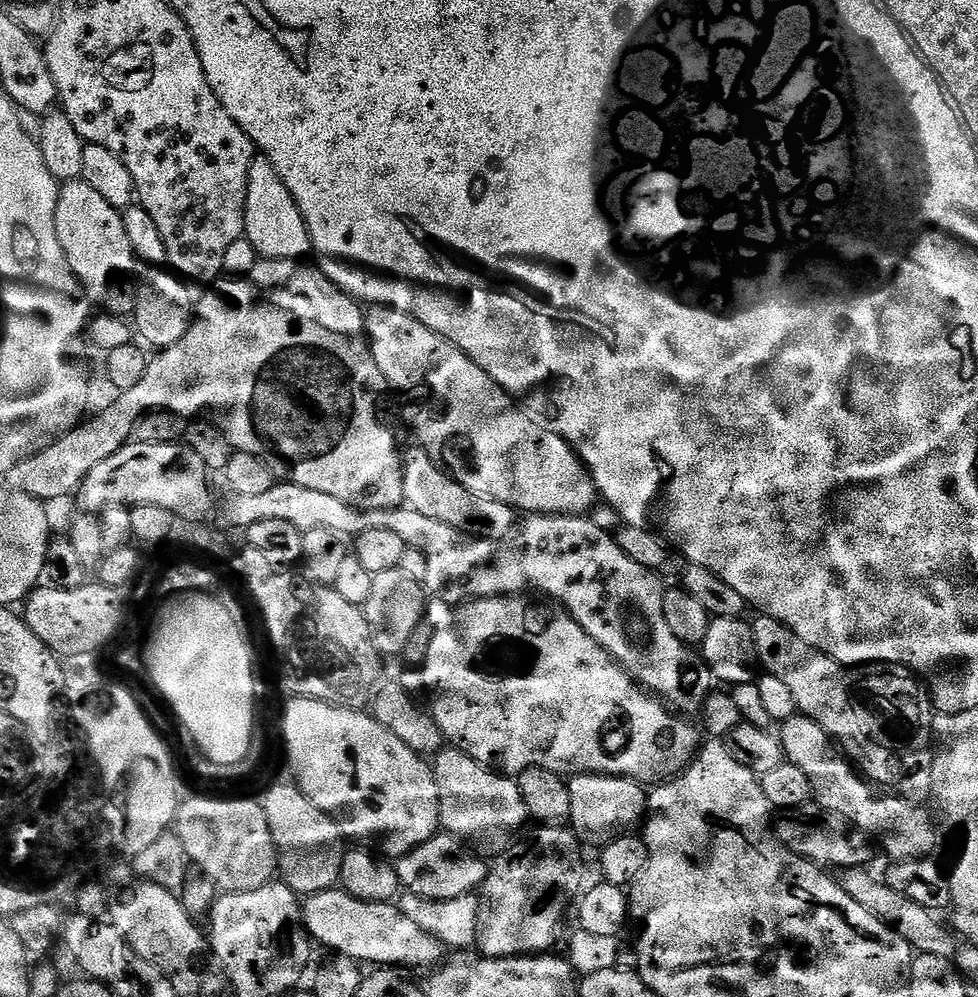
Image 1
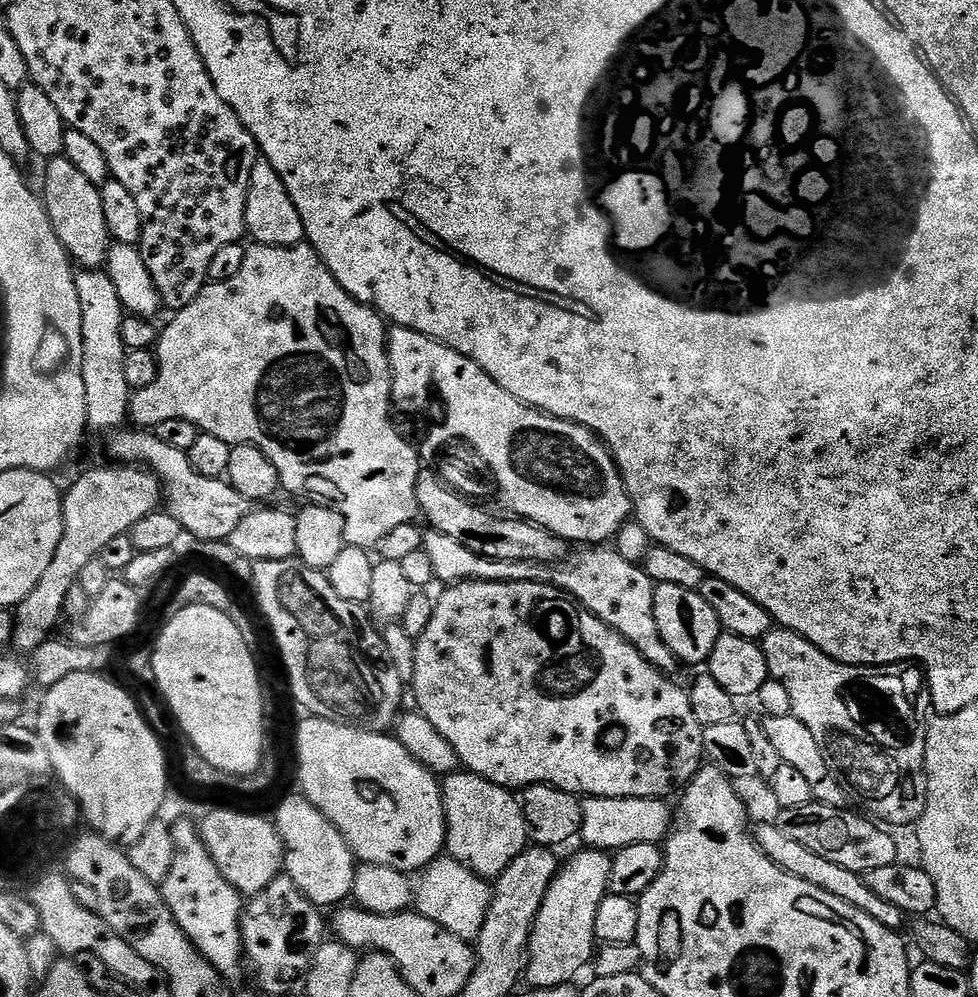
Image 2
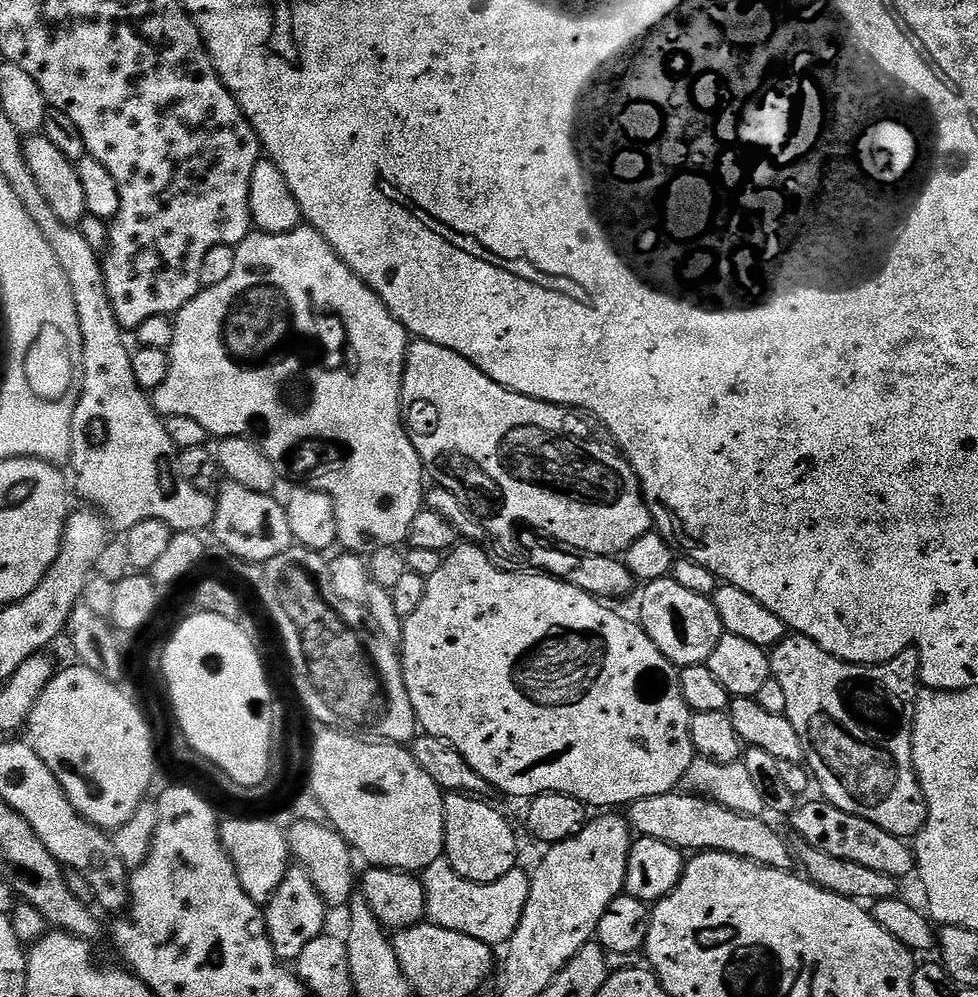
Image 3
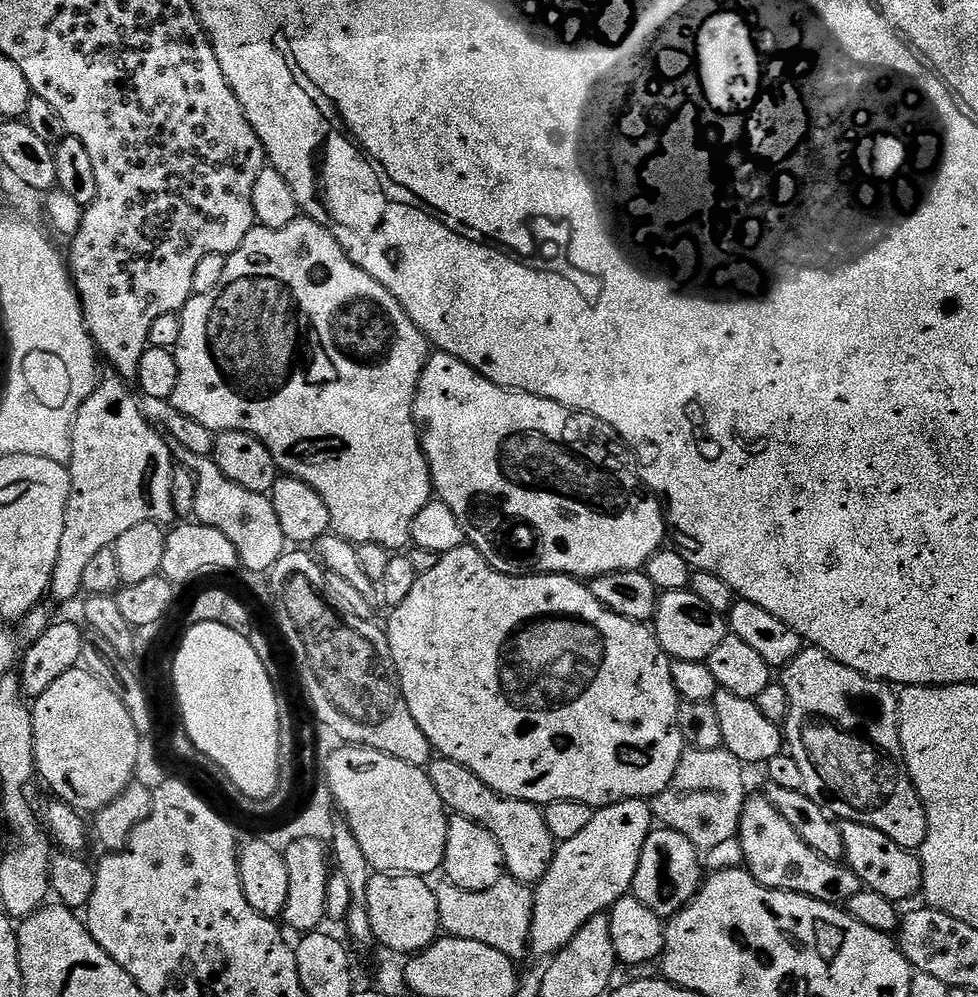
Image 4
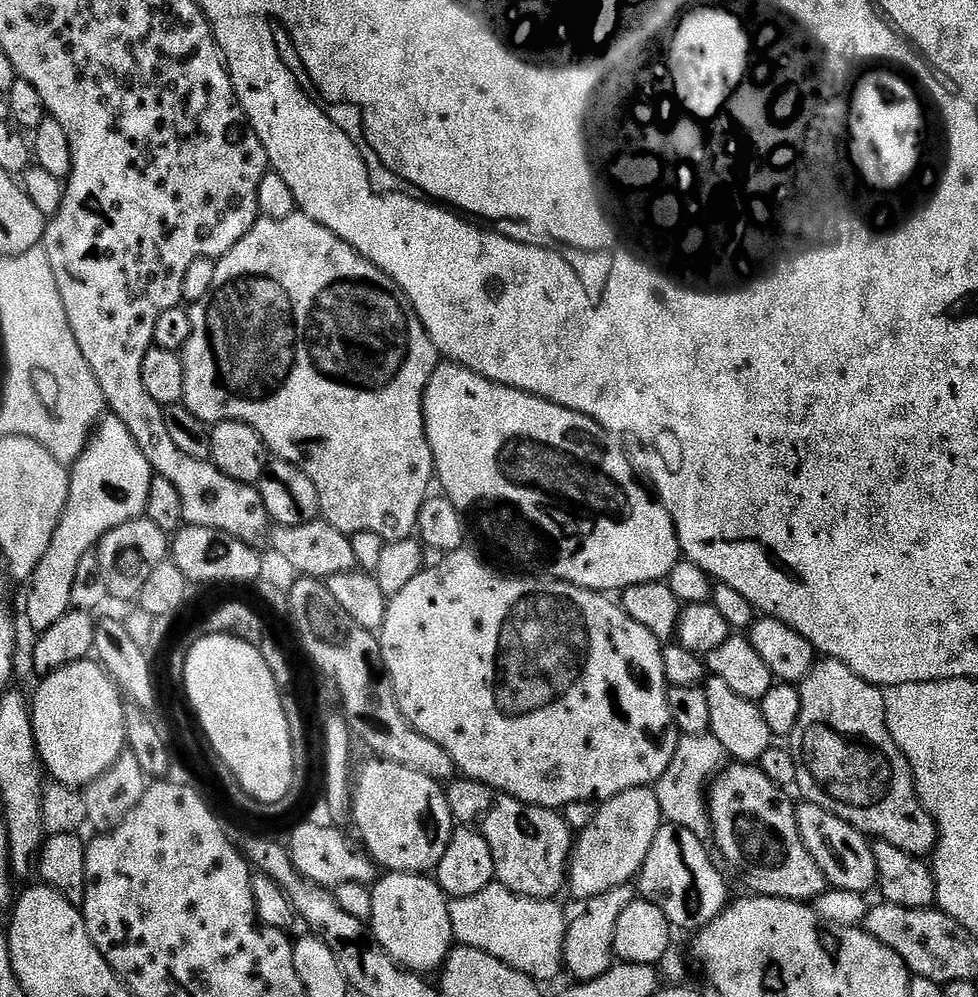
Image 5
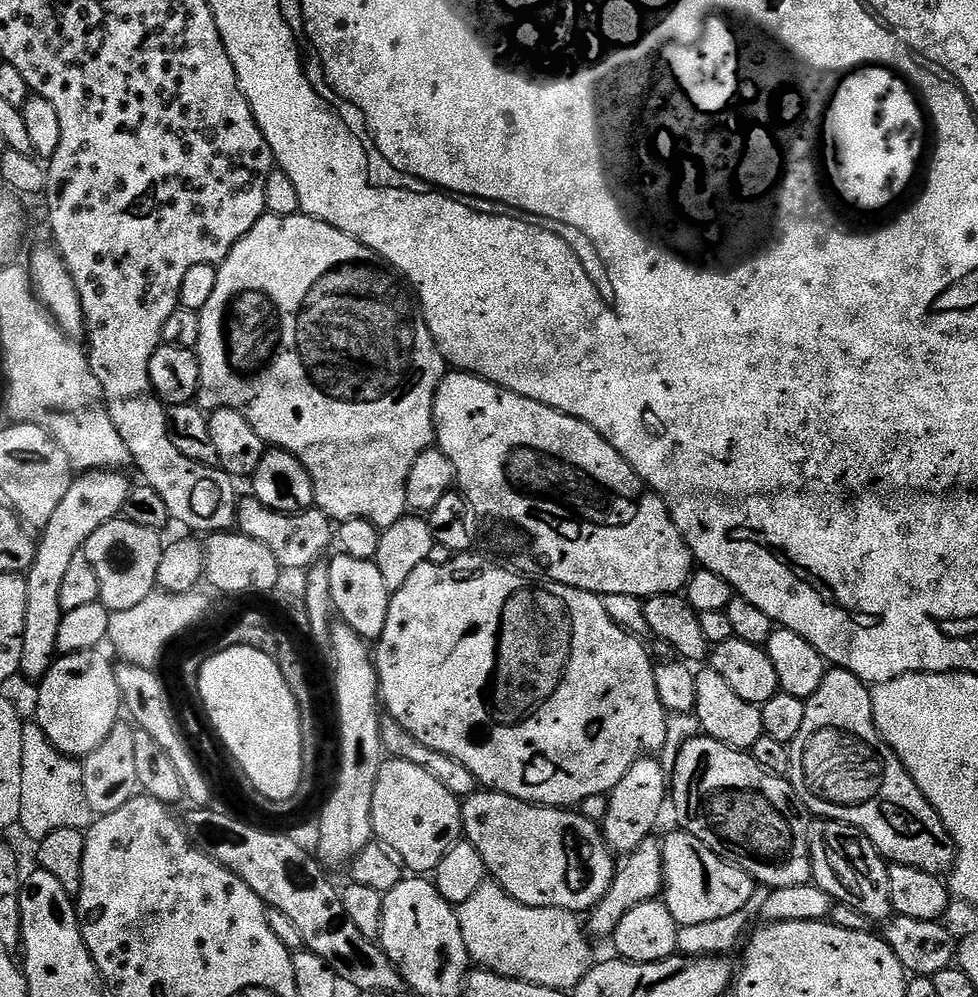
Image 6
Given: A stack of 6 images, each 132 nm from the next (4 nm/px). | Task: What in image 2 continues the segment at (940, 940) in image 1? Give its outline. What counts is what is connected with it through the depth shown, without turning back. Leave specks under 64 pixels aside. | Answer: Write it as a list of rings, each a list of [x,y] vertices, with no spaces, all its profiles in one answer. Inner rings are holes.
[[[775,822],[758,825],[757,828],[754,828],[754,835],[760,849],[771,857],[775,864],[782,866],[785,870],[803,880],[814,882],[816,886],[822,886],[824,890],[834,894],[836,898],[842,898],[842,902],[850,902],[858,910],[870,914],[870,918],[882,922],[882,926],[893,930],[903,929],[906,913],[898,906],[894,906],[894,902],[886,902],[886,898],[880,898],[864,881],[861,873],[848,870],[846,866],[828,862],[826,858],[814,854],[814,850],[806,850],[806,846],[802,846],[802,842],[794,842],[794,838],[789,838],[782,830],[778,830]]]

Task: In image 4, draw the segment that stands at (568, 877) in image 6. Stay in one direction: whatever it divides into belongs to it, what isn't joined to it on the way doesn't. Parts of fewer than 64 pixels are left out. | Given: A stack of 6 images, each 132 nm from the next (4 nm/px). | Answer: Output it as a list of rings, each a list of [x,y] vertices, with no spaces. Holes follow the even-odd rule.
[[[433,759],[426,771],[434,790],[438,790],[438,798],[444,800],[449,813],[470,818],[494,834],[498,846],[502,846],[507,875],[529,886],[539,882],[550,866],[558,842],[552,837],[543,811],[537,805],[498,795],[493,788],[486,786],[486,782],[482,782],[482,778],[478,778],[478,774],[466,770],[466,766],[453,760]]]

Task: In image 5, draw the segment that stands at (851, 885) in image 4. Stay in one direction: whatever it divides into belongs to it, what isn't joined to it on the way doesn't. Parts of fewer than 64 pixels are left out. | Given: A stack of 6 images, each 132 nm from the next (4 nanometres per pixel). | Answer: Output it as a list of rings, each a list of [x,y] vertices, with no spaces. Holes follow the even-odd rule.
[[[732,762],[720,768],[706,792],[709,818],[712,820],[711,839],[716,840],[724,860],[732,868],[744,875],[753,893],[761,896],[773,896],[783,900],[815,901],[823,892],[829,891],[828,880],[814,862],[814,858],[804,845],[802,834],[798,830],[796,804],[785,789],[779,788],[759,766],[752,762]]]

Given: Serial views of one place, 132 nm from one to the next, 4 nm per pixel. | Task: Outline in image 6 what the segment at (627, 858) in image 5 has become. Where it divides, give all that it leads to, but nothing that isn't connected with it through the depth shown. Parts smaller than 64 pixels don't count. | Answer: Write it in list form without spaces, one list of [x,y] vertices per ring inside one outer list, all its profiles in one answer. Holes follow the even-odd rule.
[[[651,755],[641,756],[638,762],[634,762],[634,766],[630,766],[630,770],[626,770],[625,776],[622,777],[622,782],[618,782],[618,786],[614,786],[614,790],[608,796],[608,809],[602,825],[604,841],[608,843],[613,853],[627,854],[632,852],[642,841],[649,839],[655,833],[652,831],[655,830],[656,823],[659,822],[664,808],[666,812],[666,801],[669,796],[670,776],[661,766],[659,759],[653,758]]]

